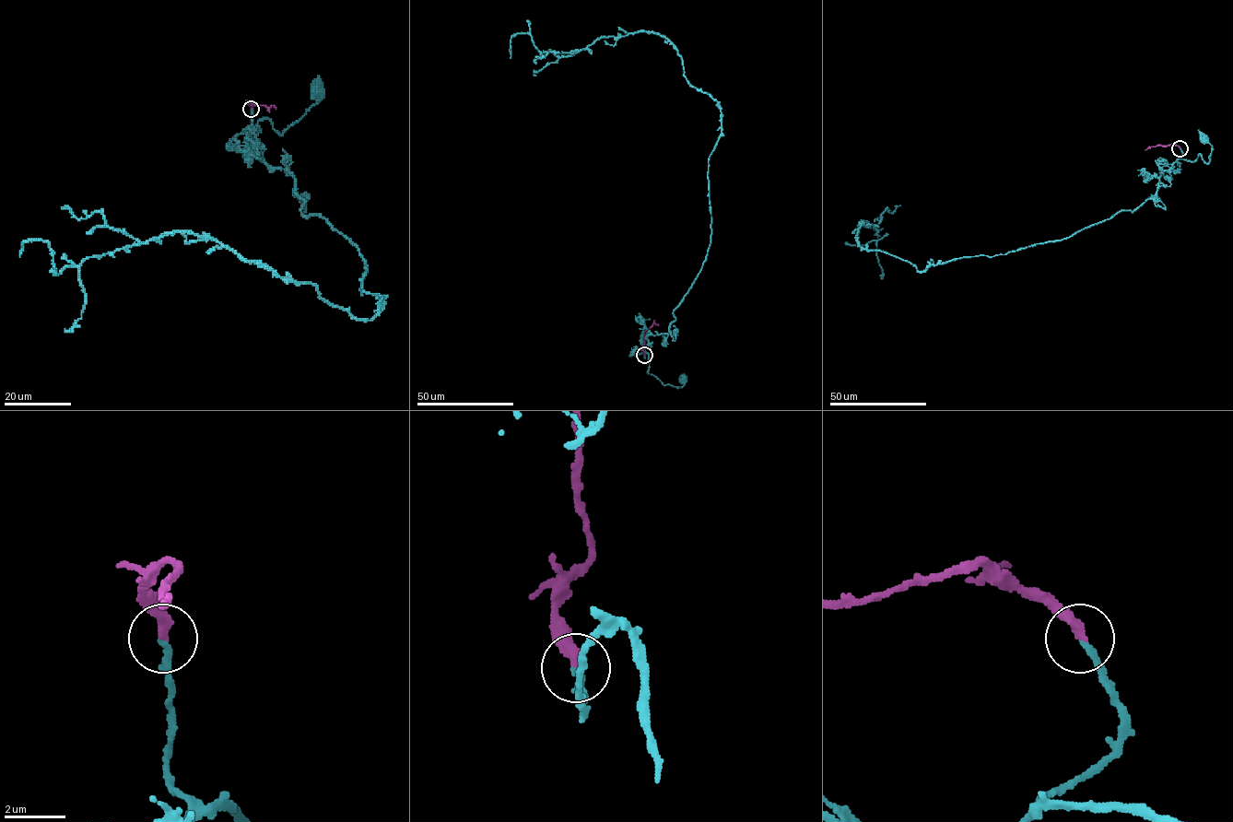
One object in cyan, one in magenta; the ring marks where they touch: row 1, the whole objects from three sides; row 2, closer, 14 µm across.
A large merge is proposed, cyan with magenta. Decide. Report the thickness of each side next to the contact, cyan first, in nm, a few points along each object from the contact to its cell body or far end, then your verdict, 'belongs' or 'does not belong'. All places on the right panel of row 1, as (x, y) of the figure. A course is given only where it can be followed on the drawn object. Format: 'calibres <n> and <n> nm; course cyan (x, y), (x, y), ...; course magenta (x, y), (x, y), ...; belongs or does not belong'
calibres 240 and 360 nm; course cyan (1180, 148), (1182, 155), (1178, 158), (1194, 161), (1200, 154), (1208, 163), (1212, 146), (1203, 138); course magenta (1180, 148), (1173, 144), (1150, 148); belongs

